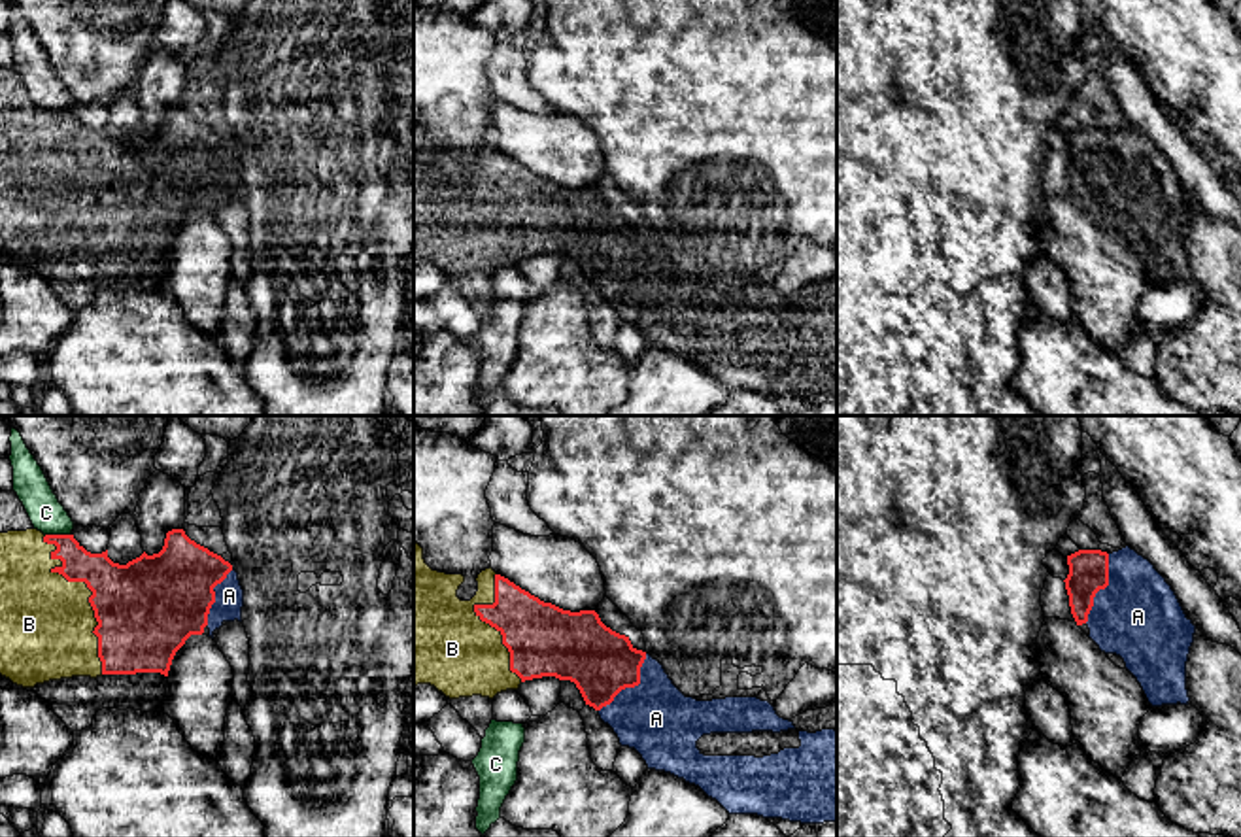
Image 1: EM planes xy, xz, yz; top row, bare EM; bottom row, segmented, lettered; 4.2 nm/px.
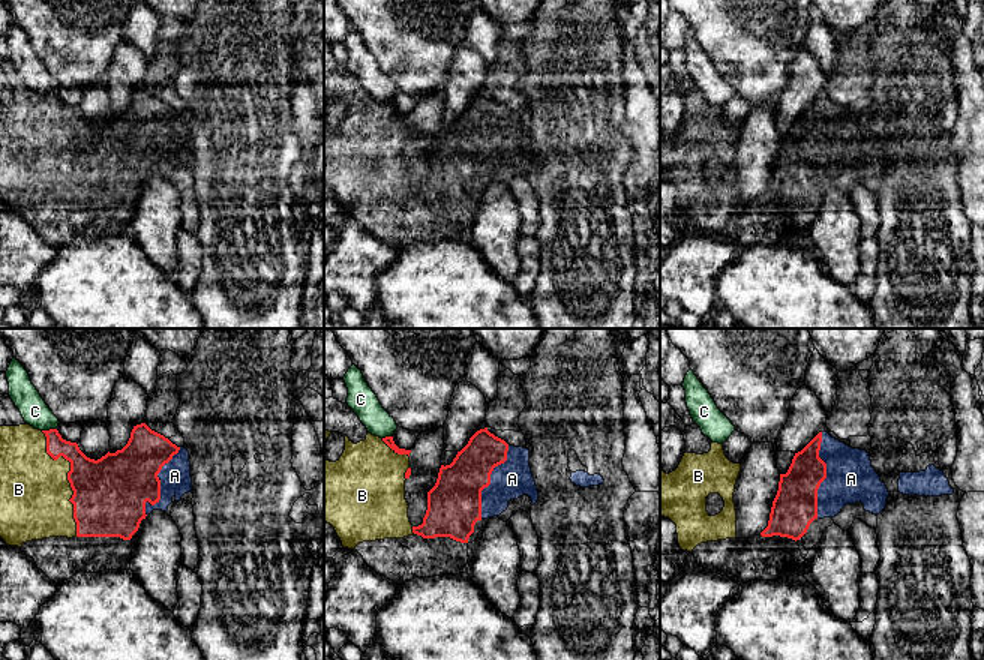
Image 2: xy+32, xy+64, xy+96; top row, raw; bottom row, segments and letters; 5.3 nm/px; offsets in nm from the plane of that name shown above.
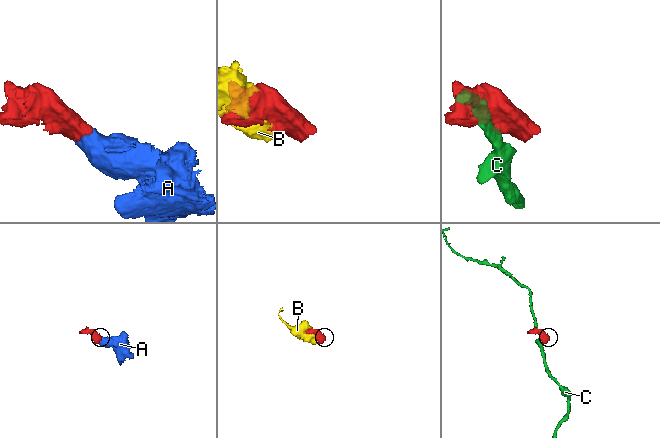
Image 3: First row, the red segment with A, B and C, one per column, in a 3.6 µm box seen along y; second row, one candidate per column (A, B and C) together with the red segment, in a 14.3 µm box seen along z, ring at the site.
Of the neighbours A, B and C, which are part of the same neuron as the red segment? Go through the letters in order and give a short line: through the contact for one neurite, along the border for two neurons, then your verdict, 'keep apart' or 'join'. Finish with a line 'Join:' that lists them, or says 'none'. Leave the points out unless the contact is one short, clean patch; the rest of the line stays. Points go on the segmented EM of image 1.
A: join
B: join
C: keep apart
Join: A, B

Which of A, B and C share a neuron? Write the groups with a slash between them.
A B / C

